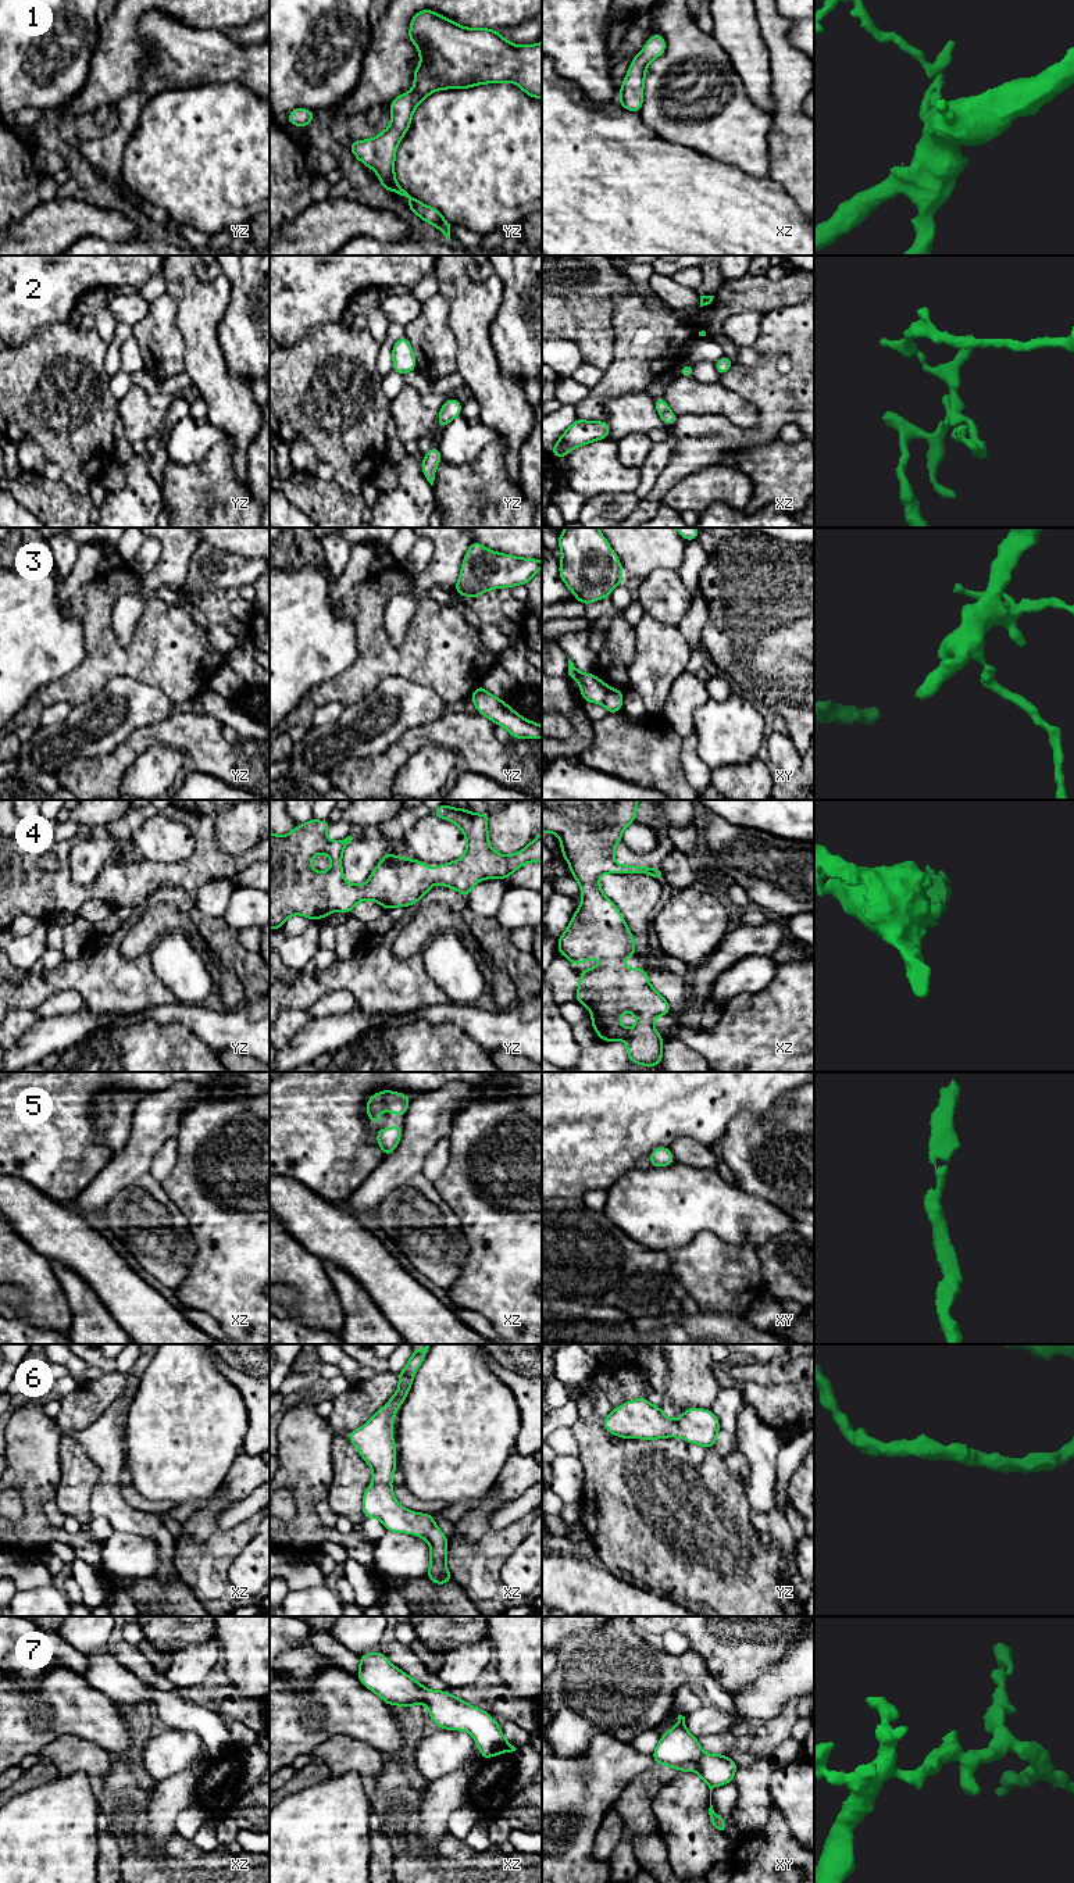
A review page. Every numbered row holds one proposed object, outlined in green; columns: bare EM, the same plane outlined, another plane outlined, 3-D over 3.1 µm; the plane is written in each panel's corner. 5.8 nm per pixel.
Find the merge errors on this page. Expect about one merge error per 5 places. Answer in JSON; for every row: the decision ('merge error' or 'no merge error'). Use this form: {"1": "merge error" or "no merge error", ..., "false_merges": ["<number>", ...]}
{"1": "no merge error", "2": "no merge error", "3": "merge error", "4": "no merge error", "5": "no merge error", "6": "no merge error", "7": "no merge error", "false_merges": ["3"]}

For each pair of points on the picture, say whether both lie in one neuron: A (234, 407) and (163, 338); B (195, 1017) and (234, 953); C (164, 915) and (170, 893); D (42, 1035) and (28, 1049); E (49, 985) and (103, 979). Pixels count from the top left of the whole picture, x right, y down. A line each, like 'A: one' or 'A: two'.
A: two
B: two
C: two
D: one
E: one

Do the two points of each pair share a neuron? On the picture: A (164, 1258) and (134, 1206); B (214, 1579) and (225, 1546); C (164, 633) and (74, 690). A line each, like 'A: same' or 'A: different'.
A: same
B: same
C: same

